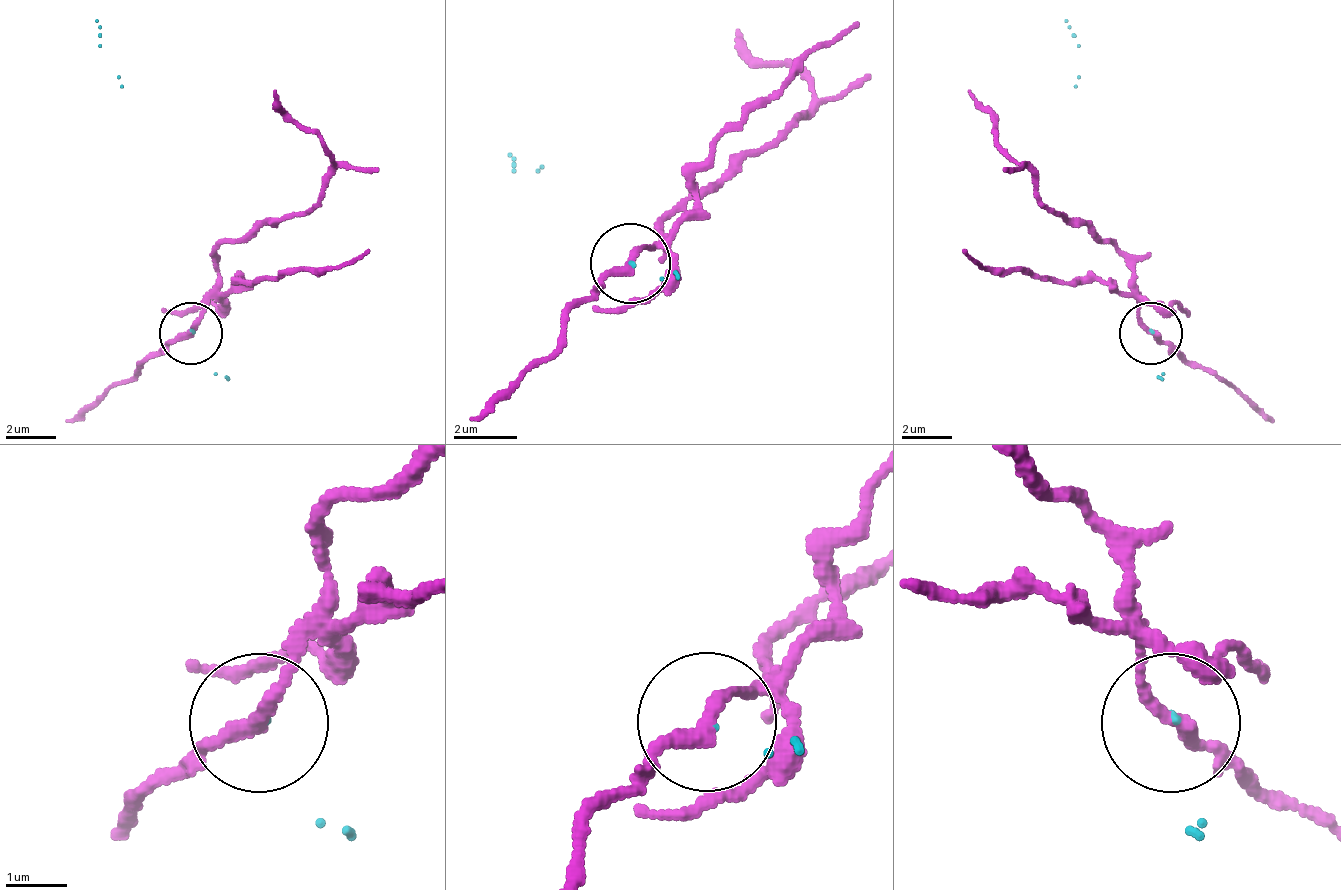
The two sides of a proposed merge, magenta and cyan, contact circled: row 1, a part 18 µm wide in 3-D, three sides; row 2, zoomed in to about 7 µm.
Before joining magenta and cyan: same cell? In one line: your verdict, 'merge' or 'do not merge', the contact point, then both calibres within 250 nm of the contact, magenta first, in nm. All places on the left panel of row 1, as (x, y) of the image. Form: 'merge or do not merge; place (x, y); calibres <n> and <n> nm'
do not merge; place (190, 333); calibres 240 and 40 nm

